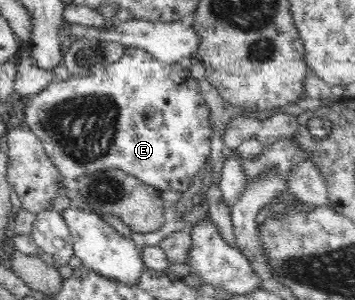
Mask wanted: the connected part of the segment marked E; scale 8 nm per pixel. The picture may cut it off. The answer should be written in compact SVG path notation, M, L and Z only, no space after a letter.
M125 47L124 54L120 60L114 61L112 64L106 65L106 68L99 69L94 74L88 76L69 76L68 80L58 82L53 80L47 88L42 92L38 92L36 96L32 96L30 100L22 100L20 106L23 117L24 128L30 130L38 140L41 140L44 153L48 155L48 159L54 163L55 168L63 178L69 183L75 183L80 176L92 174L99 171L108 171L119 169L123 172L130 173L132 176L141 180L144 184L149 184L151 187L159 191L168 192L188 190L192 180L196 174L205 166L208 158L210 158L212 126L210 125L210 113L208 105L202 98L202 92L198 86L198 82L192 75L190 70L186 70L178 65L178 62L160 62L156 60L149 52L141 48Z

